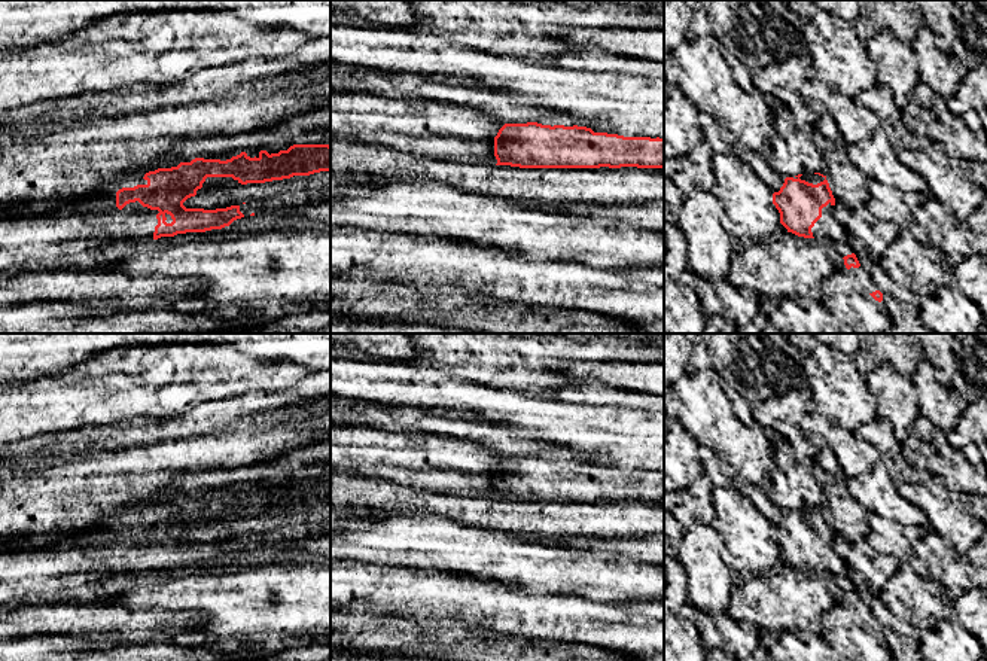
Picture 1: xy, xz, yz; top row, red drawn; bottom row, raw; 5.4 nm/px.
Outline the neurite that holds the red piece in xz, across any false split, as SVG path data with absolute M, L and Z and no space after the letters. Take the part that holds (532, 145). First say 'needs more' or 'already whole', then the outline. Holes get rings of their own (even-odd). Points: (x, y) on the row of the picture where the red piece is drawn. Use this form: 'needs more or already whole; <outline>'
already whole; M505 124L494 137L496 165L520 168L664 168L664 138L594 132L587 127Z

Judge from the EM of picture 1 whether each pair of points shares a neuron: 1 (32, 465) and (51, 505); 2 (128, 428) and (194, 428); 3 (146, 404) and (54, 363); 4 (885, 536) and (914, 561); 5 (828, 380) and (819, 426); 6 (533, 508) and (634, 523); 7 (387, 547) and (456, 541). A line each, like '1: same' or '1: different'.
1: different
2: same
3: different
4: same
5: different
6: same
7: same

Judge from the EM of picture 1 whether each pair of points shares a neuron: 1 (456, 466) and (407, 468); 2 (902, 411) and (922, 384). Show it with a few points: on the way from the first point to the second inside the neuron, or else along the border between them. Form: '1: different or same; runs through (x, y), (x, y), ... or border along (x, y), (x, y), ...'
1: same; runs through (444, 466), (419, 466)
2: different; border along (910, 378), (916, 390), (916, 405), (920, 416)

